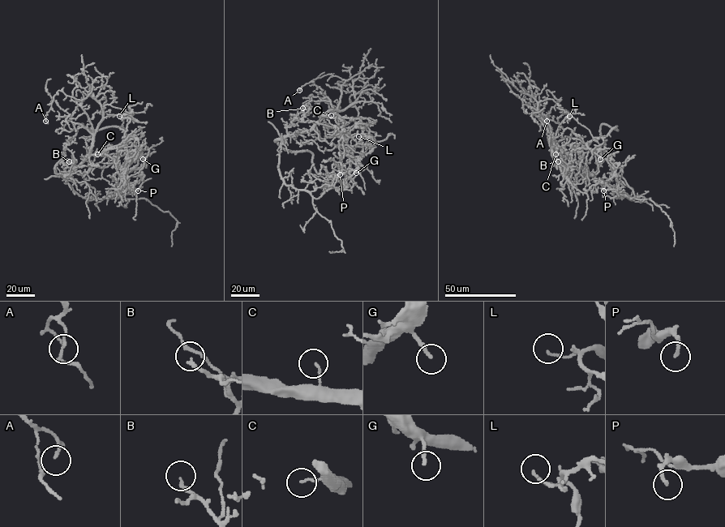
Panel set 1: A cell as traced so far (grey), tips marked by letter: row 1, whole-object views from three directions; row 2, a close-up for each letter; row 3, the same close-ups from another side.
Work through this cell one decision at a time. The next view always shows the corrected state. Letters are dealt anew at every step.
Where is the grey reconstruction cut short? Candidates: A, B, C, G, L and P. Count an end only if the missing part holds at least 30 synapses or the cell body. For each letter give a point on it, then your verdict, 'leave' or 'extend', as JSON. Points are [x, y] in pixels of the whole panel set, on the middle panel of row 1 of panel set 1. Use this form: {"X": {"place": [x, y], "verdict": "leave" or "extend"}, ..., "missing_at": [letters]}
{"A": {"place": [299, 90], "verdict": "leave"}, "B": {"place": [302, 108], "verdict": "extend"}, "C": {"place": [331, 115], "verdict": "leave"}, "G": {"place": [356, 173], "verdict": "extend"}, "L": {"place": [358, 136], "verdict": "leave"}, "P": {"place": [340, 174], "verdict": "leave"}, "missing_at": ["B", "G"]}

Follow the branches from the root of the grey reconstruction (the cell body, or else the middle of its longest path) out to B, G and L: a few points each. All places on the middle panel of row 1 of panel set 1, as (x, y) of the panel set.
B: (281, 140), (287, 134), (287, 127), (302, 117), (302, 108)
G: (281, 140), (314, 129), (319, 140), (344, 149), (348, 152), (349, 160), (355, 164), (358, 162), (356, 173)
L: (281, 140), (287, 136), (306, 132), (324, 117), (346, 117), (362, 122), (369, 134), (358, 136)

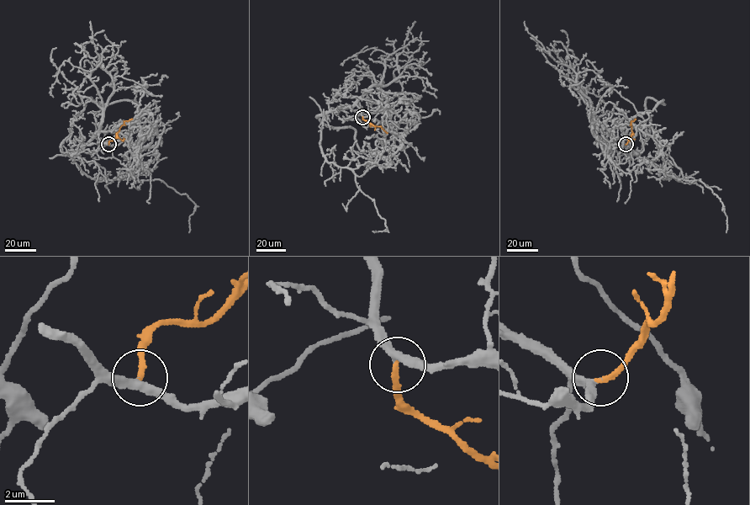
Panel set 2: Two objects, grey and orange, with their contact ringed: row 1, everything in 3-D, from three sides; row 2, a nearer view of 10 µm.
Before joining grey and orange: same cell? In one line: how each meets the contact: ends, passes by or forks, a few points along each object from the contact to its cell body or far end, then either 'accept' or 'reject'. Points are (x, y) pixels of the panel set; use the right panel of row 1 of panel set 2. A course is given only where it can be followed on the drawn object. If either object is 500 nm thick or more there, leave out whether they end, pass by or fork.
grey passes by; orange ends there; grey runs (625, 144), (627, 130), (646, 128), (683, 178), (700, 179), (718, 197), (726, 216), (726, 232); orange runs (625, 144), (631, 135), (631, 122), (635, 119); accept

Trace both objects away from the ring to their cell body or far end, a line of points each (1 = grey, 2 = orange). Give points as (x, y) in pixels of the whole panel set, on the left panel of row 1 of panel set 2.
1: (108, 144), (145, 127), (152, 140), (134, 152), (134, 179), (161, 180), (187, 194), (195, 204), (188, 232)
2: (108, 144), (124, 122), (132, 119)

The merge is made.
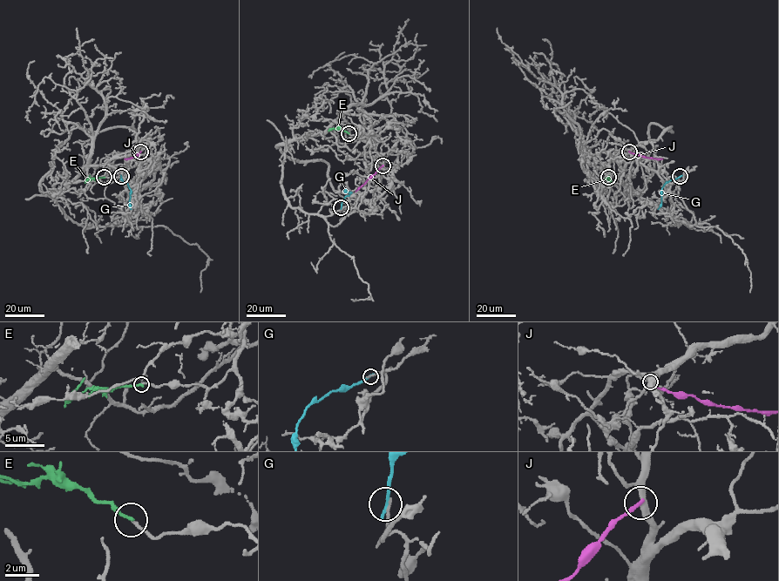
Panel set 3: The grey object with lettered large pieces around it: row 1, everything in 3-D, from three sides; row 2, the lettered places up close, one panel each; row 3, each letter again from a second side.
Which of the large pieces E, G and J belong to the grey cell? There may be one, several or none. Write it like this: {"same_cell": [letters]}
{"same_cell": ["E"]}

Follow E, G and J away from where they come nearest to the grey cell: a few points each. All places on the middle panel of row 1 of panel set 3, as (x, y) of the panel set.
E: (348, 133), (336, 130)
G: (341, 206), (342, 201), (351, 192), (345, 192), (346, 189)
J: (382, 165), (355, 192)

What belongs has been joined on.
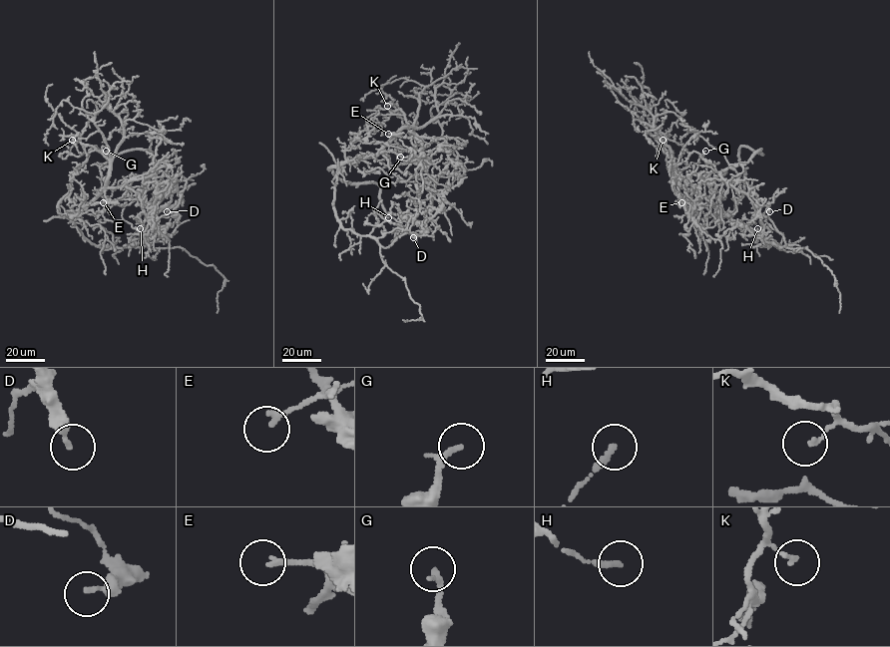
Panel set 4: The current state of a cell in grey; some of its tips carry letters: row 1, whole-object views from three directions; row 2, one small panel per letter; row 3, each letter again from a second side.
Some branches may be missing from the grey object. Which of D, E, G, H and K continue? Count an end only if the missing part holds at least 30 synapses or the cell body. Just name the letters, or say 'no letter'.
no letter

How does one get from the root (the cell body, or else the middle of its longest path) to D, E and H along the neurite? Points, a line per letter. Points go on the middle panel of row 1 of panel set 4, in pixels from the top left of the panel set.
D: (337, 168), (333, 207), (344, 228), (373, 236), (383, 247), (402, 233), (425, 231), (413, 237)
E: (337, 168), (345, 162), (370, 158), (392, 138), (392, 134), (388, 134)
H: (337, 168), (333, 207), (344, 228), (386, 247), (401, 233), (400, 220), (407, 222), (388, 217)

